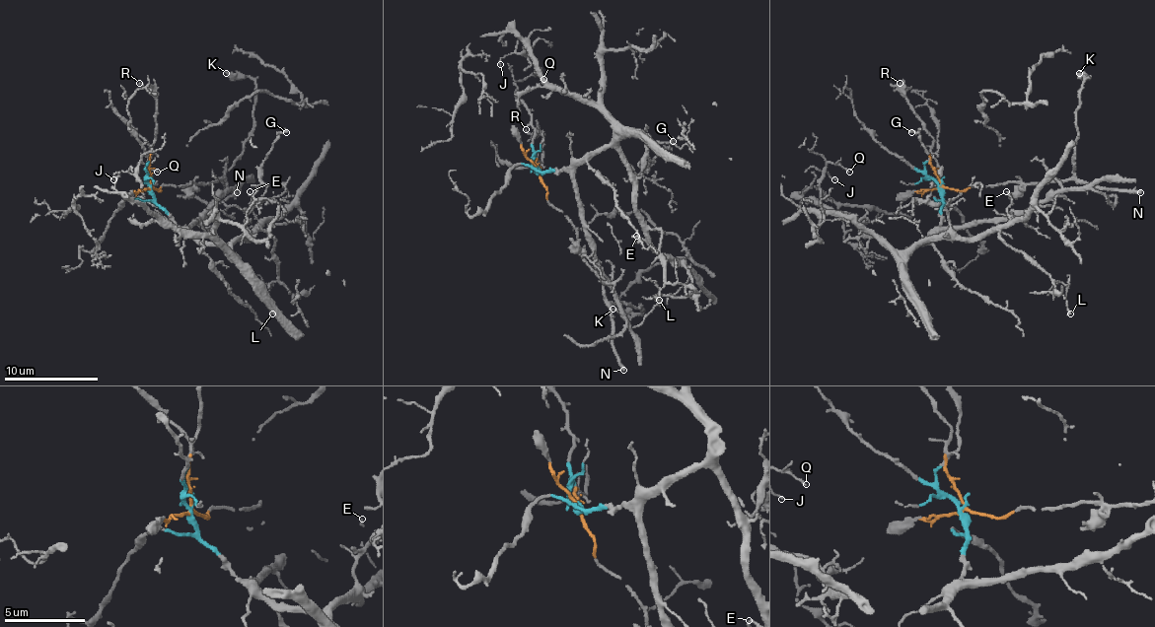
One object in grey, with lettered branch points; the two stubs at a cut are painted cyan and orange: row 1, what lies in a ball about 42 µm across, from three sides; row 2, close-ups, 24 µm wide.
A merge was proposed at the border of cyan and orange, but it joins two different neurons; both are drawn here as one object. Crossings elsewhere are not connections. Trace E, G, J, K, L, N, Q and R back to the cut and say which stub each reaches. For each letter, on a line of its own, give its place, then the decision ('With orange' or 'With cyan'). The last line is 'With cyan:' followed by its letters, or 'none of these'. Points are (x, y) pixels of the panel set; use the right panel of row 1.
E: Place: (1006, 191). With cyan
G: Place: (911, 132). With cyan
J: Place: (834, 179). With cyan
K: Place: (1079, 73). With orange
L: Place: (1070, 313). With cyan
N: Place: (1140, 192). With orange
Q: Place: (849, 172). With cyan
R: Place: (900, 83). With orange
With cyan: E, G, J, L, Q

